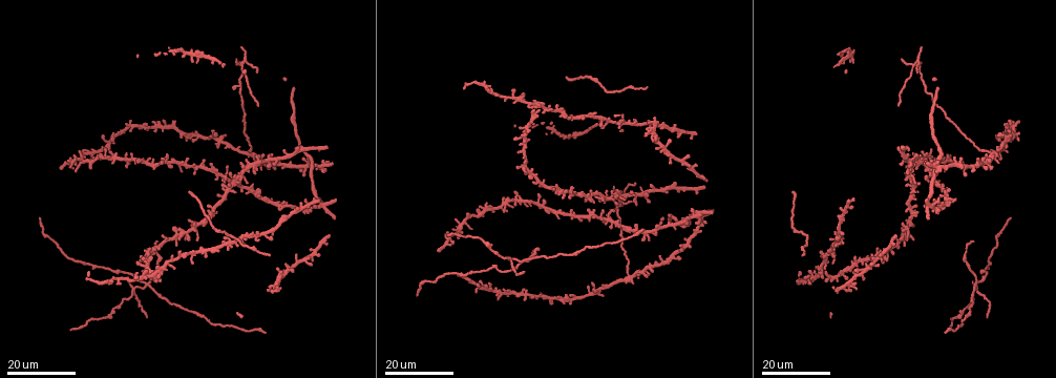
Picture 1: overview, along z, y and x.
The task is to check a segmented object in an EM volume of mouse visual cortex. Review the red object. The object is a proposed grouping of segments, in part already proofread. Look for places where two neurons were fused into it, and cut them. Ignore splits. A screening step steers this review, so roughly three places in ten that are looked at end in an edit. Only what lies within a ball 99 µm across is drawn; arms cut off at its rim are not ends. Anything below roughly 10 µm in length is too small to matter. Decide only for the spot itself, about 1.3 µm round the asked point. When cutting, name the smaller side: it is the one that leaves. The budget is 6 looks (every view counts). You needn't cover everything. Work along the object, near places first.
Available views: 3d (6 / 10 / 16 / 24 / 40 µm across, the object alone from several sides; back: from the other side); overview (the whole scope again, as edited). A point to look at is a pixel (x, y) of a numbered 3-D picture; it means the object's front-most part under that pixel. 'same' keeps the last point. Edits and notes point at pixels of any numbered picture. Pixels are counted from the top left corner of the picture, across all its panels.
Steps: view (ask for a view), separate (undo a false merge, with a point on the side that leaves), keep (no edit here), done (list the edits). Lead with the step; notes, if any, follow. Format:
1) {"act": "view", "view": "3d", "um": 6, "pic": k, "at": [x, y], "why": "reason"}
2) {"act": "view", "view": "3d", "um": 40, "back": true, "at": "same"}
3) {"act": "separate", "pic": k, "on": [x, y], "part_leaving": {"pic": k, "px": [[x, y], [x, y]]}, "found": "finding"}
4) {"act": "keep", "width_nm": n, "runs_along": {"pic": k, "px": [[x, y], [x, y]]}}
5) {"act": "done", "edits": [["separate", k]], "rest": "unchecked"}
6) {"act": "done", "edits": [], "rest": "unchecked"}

{"act": "view", "view": "3d", "um": 24, "pic": 1, "at": [629, 276]}

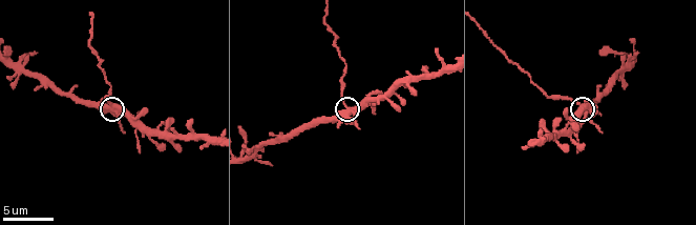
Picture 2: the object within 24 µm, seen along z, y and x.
{"act": "view", "view": "3d", "um": 6, "pic": 2, "at": [344, 108]}

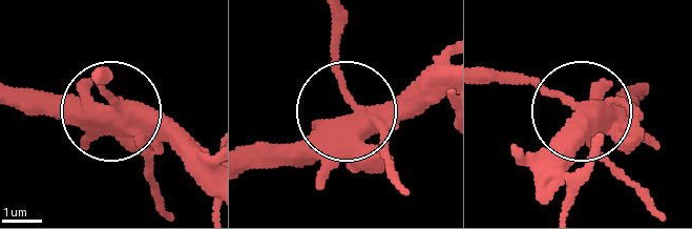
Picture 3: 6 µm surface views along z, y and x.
{"act": "separate", "pic": 3, "on": [152, 173], "side_arm_um": 63, "part_leaving": {"pic": 3, "px": [[134, 127], [104, 81]]}, "found": "two neurons meet here"}

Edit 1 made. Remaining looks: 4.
{"act": "view", "view": "overview"}

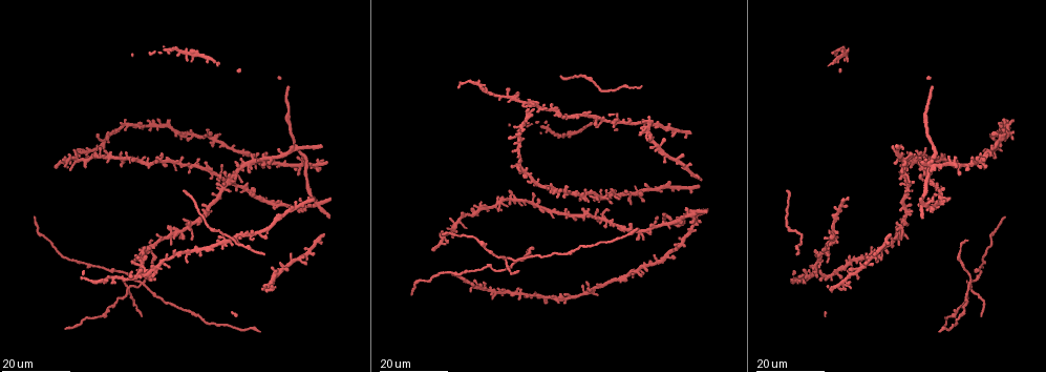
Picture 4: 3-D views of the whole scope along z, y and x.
{"act": "view", "view": "3d", "um": 24, "pic": 4, "at": [183, 234], "why": "four or more arms meet"}

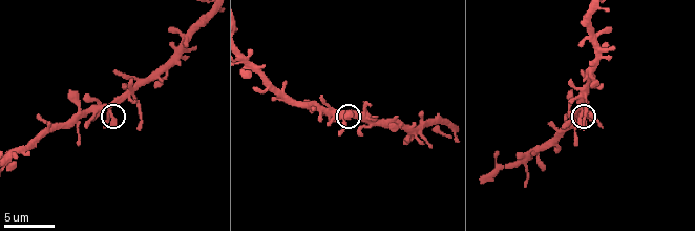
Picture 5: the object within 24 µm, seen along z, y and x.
{"act": "view", "view": "3d", "um": 10, "pic": 5, "at": [108, 112]}

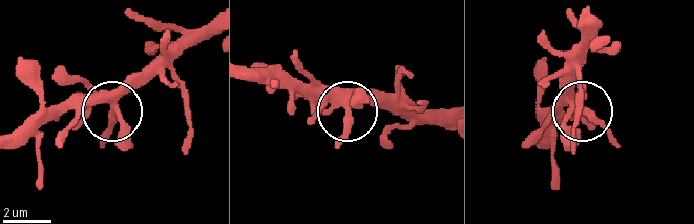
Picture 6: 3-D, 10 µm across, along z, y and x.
{"act": "keep", "side_arm_um": 78, "found": "continuous, no second neuron"}

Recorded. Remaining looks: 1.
{"act": "done", "edits": [["separate", 3]], "rest": "unchecked"}

